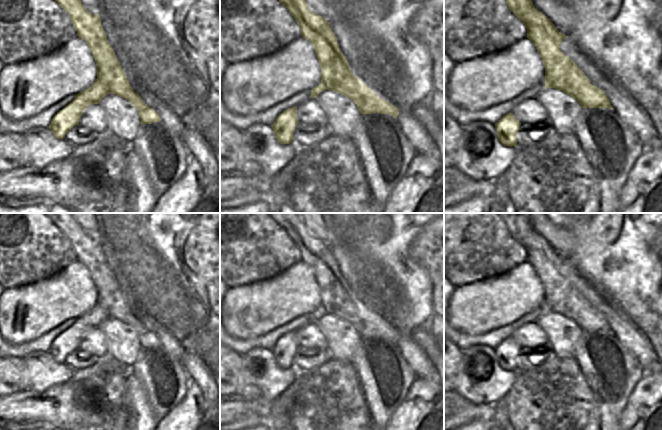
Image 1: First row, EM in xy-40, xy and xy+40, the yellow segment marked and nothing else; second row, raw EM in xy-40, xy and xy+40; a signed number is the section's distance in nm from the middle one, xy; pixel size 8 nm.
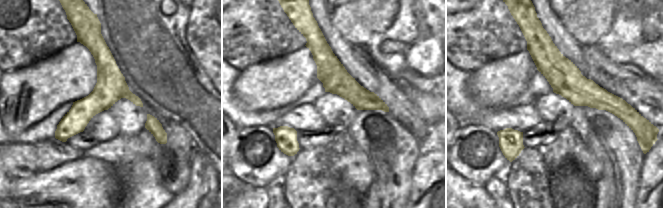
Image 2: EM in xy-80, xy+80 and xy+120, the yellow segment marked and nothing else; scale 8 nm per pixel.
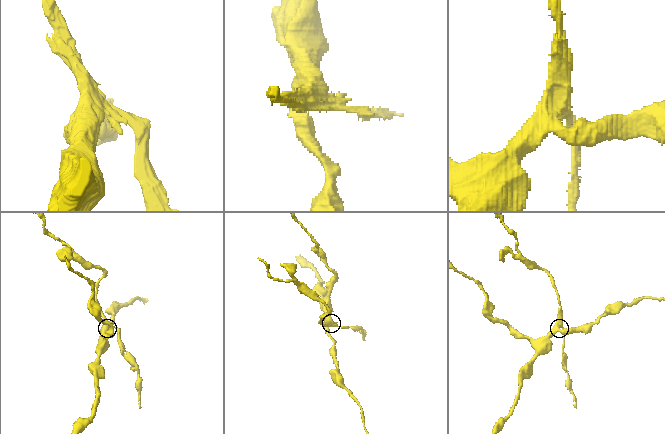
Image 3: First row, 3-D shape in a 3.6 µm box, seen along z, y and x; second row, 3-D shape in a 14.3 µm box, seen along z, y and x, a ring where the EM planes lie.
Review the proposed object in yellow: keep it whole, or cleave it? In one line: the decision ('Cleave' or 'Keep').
Cleave

